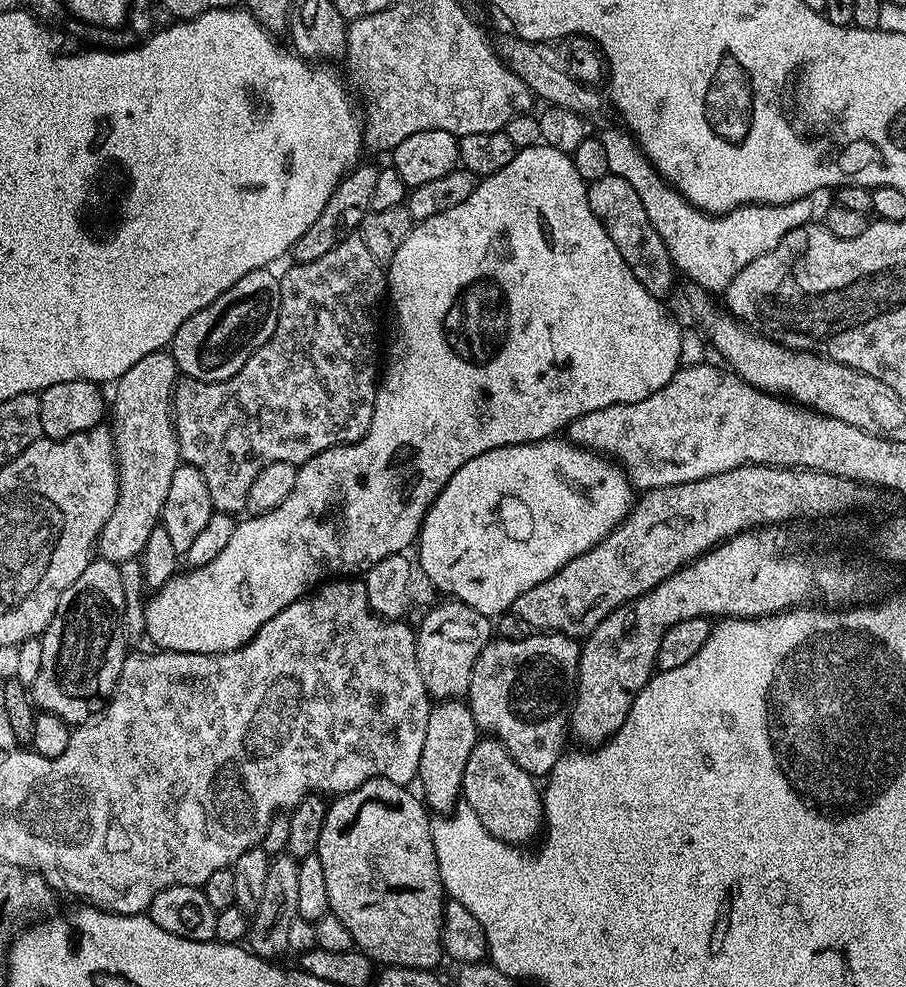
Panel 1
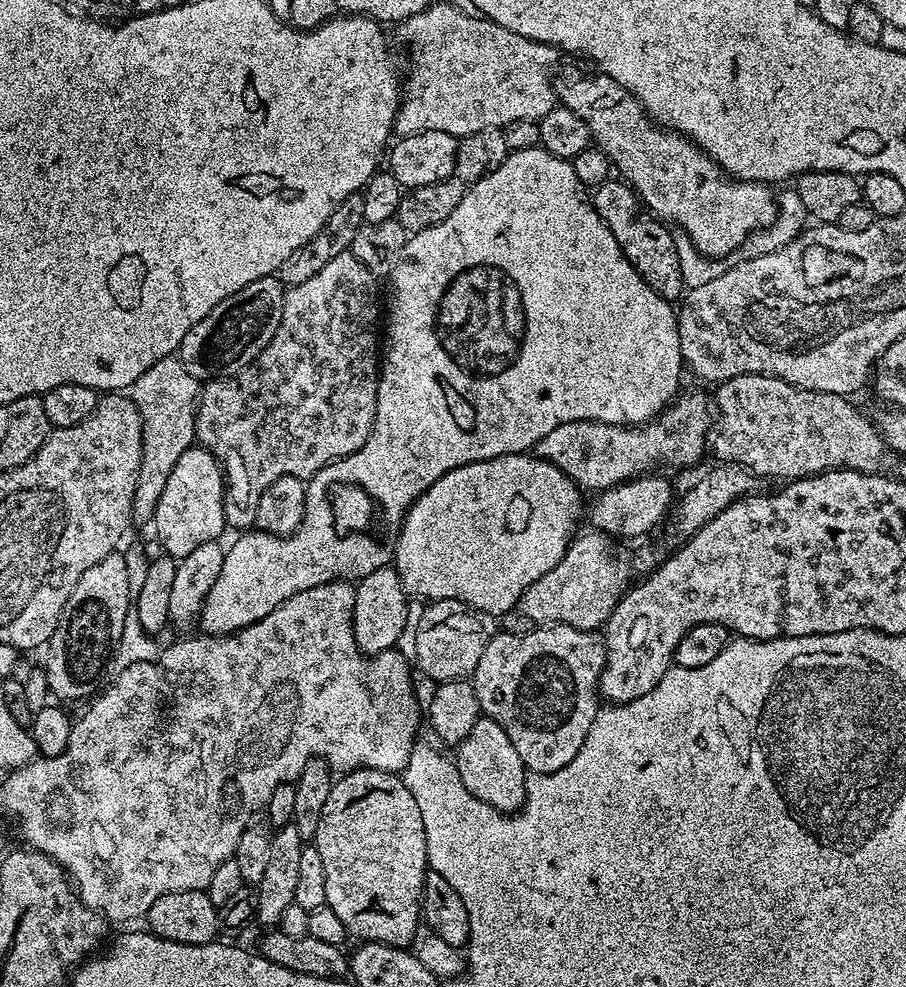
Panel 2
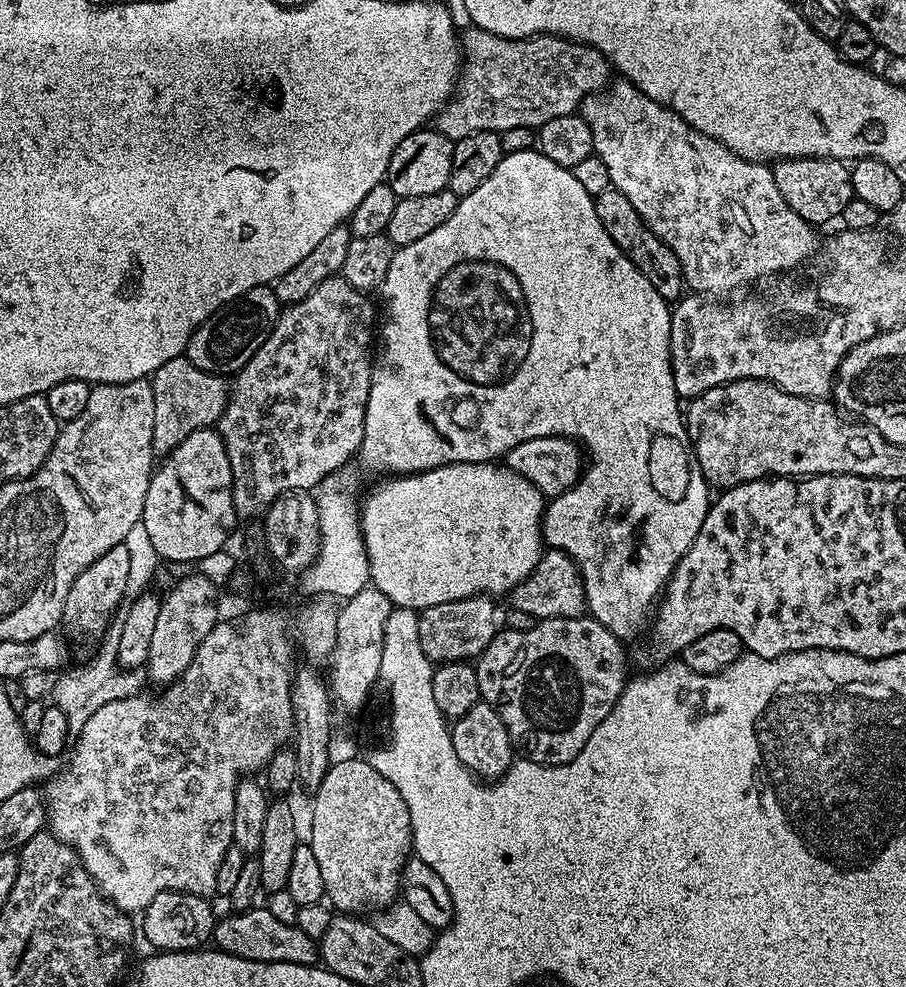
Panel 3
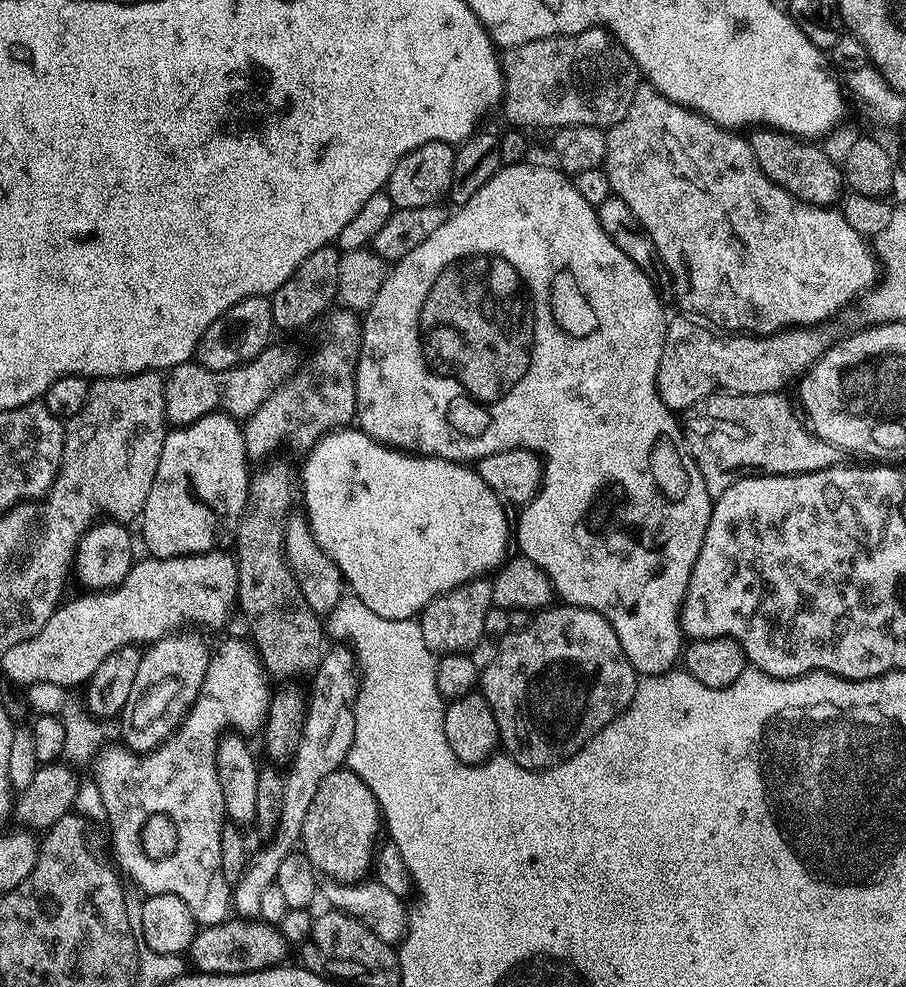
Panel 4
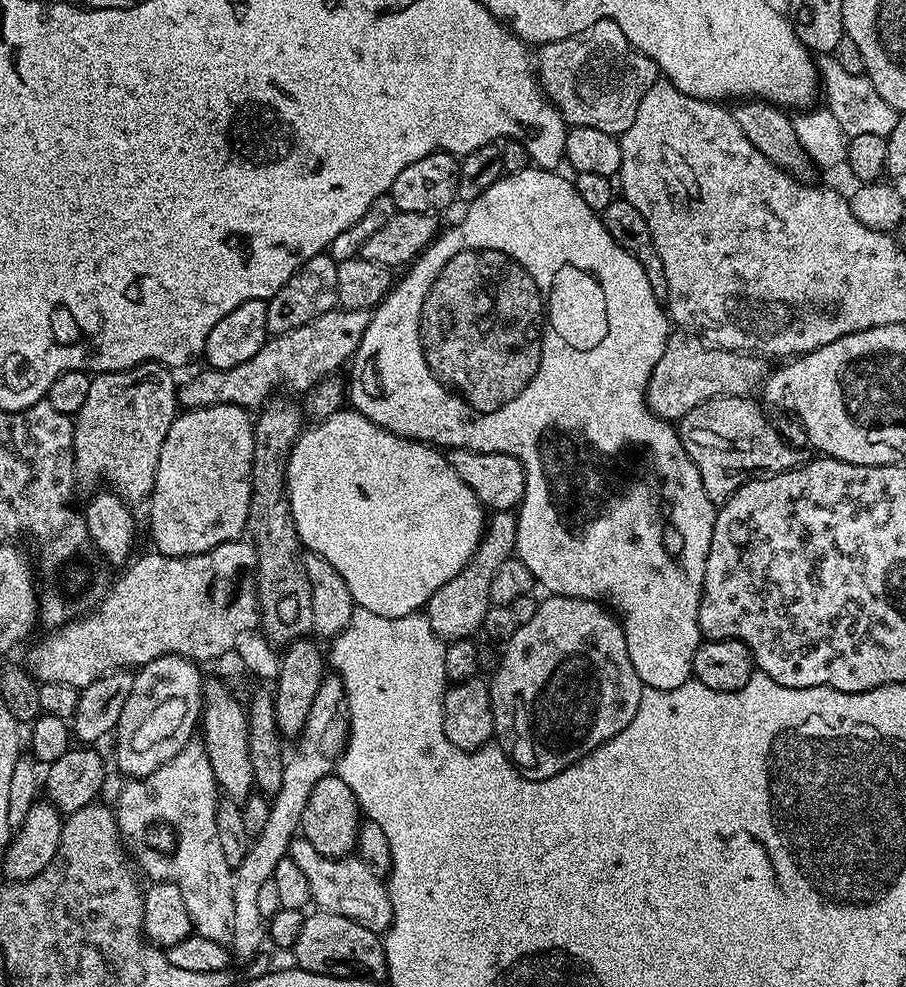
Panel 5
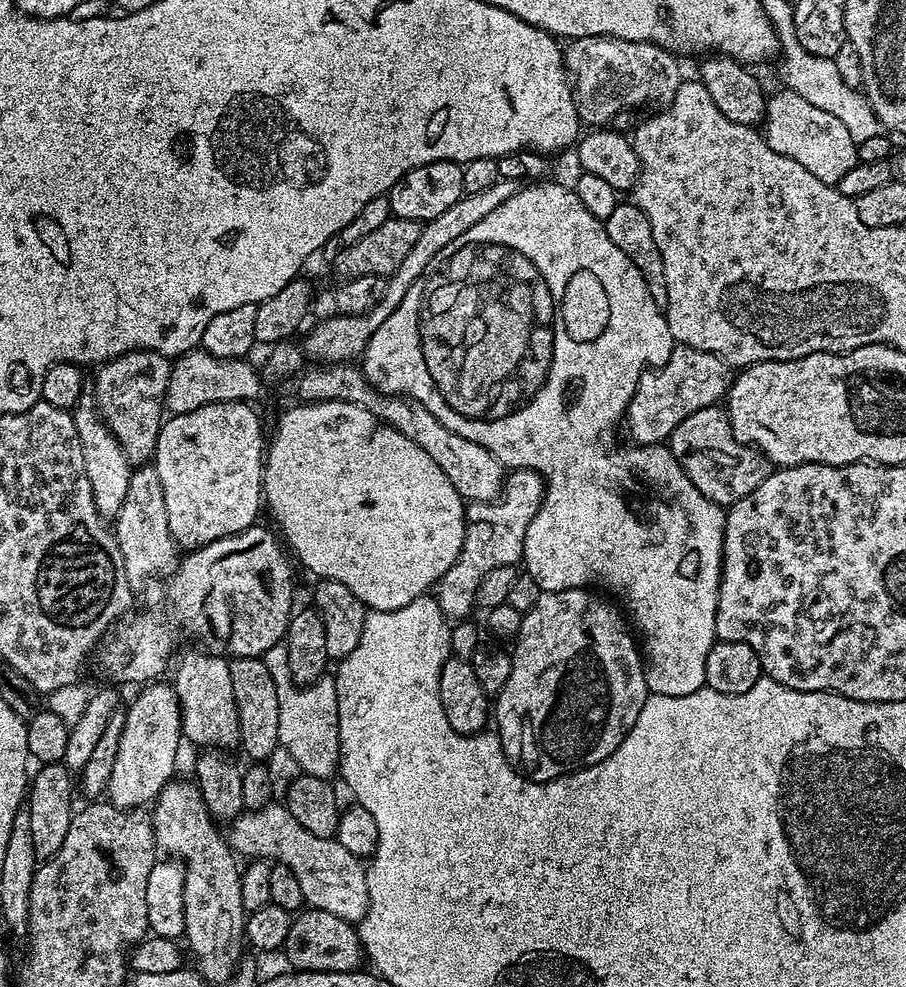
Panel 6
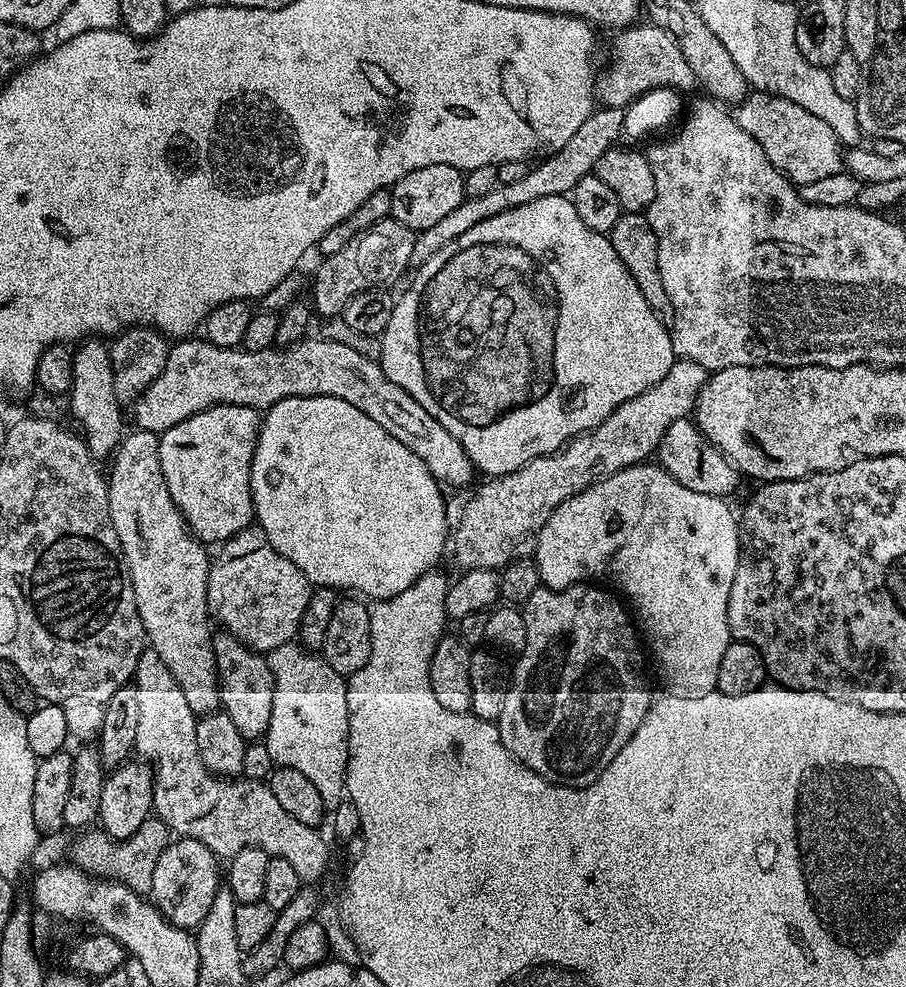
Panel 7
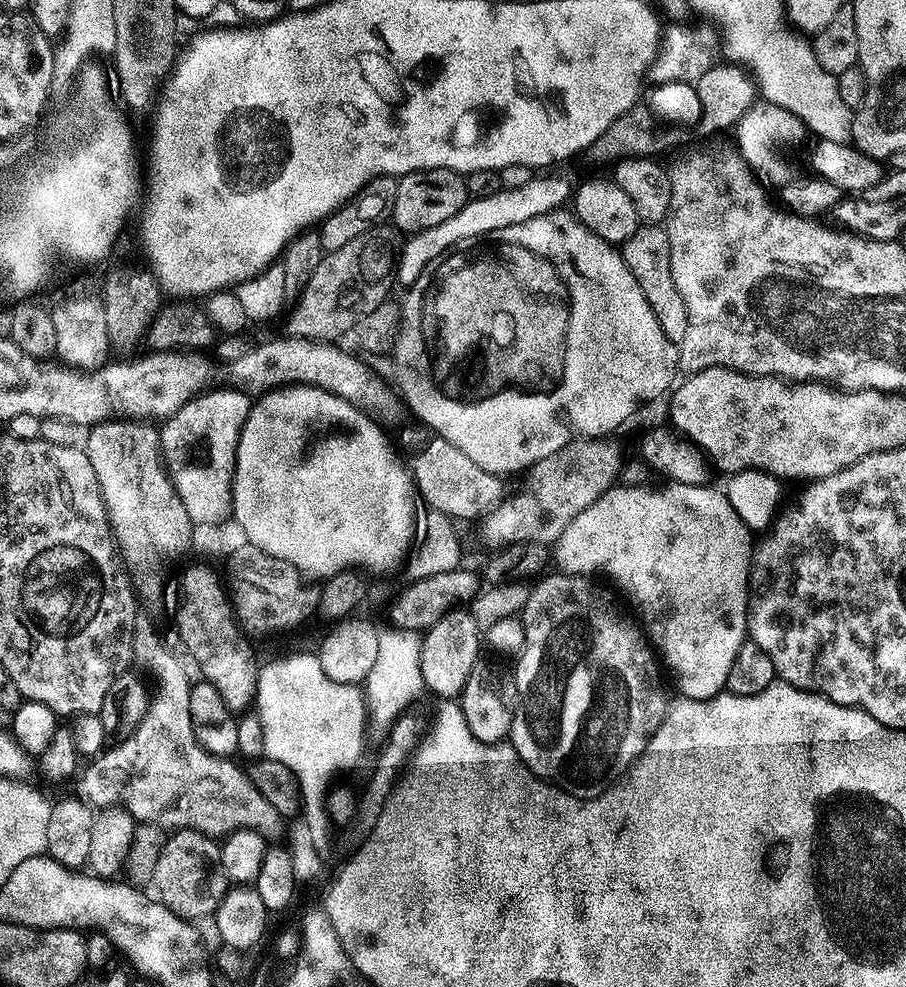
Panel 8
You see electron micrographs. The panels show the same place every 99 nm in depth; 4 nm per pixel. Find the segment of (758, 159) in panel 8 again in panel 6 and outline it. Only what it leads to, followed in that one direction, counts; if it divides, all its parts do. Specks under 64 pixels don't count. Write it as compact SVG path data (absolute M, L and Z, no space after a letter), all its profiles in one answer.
M779 89L765 103L764 137L772 150L793 158L816 178L836 186L847 171L859 163L859 147L850 136L840 118L829 111L811 105L802 94L788 89Z

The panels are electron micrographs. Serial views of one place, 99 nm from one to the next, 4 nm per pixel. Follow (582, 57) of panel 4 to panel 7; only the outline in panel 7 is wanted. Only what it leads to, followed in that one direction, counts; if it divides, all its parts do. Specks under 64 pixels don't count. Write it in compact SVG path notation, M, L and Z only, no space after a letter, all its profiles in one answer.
M651 22L629 26L619 33L616 40L616 57L608 64L608 73L597 79L594 96L605 108L626 109L632 101L652 88L674 88L688 94L697 87L694 70L690 70L678 42L666 30L655 28Z

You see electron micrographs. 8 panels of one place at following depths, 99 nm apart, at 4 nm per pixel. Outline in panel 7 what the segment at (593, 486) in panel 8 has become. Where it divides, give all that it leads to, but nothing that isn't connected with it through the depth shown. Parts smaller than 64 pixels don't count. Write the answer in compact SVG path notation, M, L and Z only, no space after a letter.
M675 359L666 370L666 378L654 386L650 386L642 394L622 402L591 432L583 432L580 436L574 436L568 441L566 447L553 452L551 456L539 456L514 470L510 474L502 474L485 479L484 485L469 498L464 504L464 509L460 512L460 521L455 521L454 531L450 536L450 552L456 555L456 560L461 564L461 569L470 568L495 568L497 570L509 564L512 560L519 560L527 557L536 547L536 535L546 526L550 514L558 510L562 502L566 502L578 492L596 483L597 480L603 480L604 477L614 474L623 468L629 468L635 464L645 463L648 456L659 449L662 438L666 430L674 422L691 417L696 407L696 399L702 390L702 386L708 380L709 369L698 366L698 362L689 360Z

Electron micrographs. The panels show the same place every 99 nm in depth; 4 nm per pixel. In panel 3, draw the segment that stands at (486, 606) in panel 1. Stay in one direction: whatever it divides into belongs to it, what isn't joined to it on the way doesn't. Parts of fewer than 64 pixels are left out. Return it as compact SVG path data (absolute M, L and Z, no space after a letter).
M477 462L475 464L447 464L446 466L438 466L437 468L431 468L425 472L414 472L411 476L396 476L395 478L388 478L385 484L380 484L372 493L369 494L365 500L362 500L362 511L358 516L358 523L360 525L360 530L362 533L362 541L364 554L368 557L368 574L370 577L371 587L377 588L379 592L384 594L386 598L392 603L393 606L397 608L415 608L417 610L423 610L429 608L430 606L438 606L442 602L454 602L455 600L465 600L471 596L479 596L481 594L489 598L497 598L503 594L511 593L513 588L519 586L519 584L531 574L534 570L534 566L540 560L542 555L542 517L544 515L544 509L546 507L546 498L543 496L534 485L529 483L528 480L522 478L516 472L510 470L506 466L501 466L496 462Z

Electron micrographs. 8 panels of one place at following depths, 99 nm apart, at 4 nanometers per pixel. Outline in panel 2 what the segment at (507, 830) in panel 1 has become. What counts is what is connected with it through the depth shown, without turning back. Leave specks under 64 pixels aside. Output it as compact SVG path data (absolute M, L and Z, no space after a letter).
M481 715L474 722L470 734L455 745L454 752L454 763L462 778L462 786L466 786L474 798L494 806L499 812L511 814L520 811L524 804L526 769L522 758L518 758L518 750L514 750L514 742L506 738L506 730L502 730L498 722Z

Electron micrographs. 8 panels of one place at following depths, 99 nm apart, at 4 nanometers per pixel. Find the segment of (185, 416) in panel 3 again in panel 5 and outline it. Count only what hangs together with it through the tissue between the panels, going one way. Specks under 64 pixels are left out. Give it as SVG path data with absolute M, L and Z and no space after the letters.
M369 309L333 310L322 314L304 326L289 330L284 334L271 337L267 344L254 354L254 358L246 358L242 366L234 366L230 370L218 370L205 367L204 372L192 376L181 383L178 388L178 404L181 409L209 408L219 404L233 404L245 410L259 409L277 390L285 384L293 393L315 389L316 385L329 379L338 368L347 365L356 355L358 346L362 342L362 334L366 334L366 326L370 326L372 312Z

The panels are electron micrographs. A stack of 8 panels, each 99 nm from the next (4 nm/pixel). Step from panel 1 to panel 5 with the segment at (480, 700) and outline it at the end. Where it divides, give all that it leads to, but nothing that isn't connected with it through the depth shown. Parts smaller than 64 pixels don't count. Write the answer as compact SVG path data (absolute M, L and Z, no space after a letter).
M549 595L548 600L541 599L534 610L534 618L530 622L519 625L515 629L516 633L508 640L508 645L504 648L504 656L499 657L498 663L491 673L488 693L492 703L492 713L494 714L494 733L501 750L505 756L512 761L521 776L529 776L532 780L545 780L562 770L566 770L572 764L577 764L582 757L590 754L598 746L602 746L610 738L614 738L638 714L638 702L642 702L642 694L645 686L638 678L638 670L634 670L634 662L630 662L630 654L626 650L626 638L624 628L620 621L603 604L594 600L583 600L573 596L553 596Z

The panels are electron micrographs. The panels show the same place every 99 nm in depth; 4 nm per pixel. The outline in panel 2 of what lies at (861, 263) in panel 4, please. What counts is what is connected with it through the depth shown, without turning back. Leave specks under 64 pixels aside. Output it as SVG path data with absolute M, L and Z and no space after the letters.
M603 74L580 76L577 80L555 81L556 99L563 107L574 110L592 135L592 144L602 149L614 165L625 184L635 190L641 204L653 216L669 225L677 224L679 231L688 236L697 251L707 258L728 258L732 251L743 249L748 236L760 228L774 223L777 213L777 197L773 189L766 184L757 184L755 180L733 180L723 172L715 160L711 160L701 148L696 147L686 136L660 127L648 119L643 106L618 86L614 78Z

